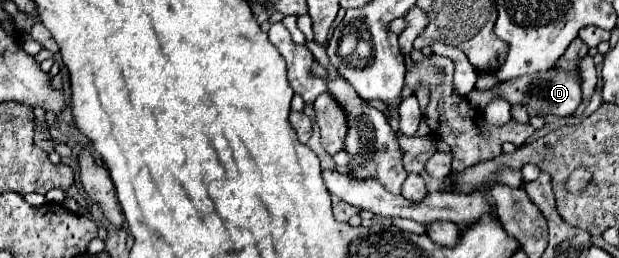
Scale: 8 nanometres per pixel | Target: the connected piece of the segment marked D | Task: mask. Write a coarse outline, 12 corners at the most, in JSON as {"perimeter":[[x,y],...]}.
{"perimeter":[[560,70],[520,76],[494,90],[472,90],[484,106],[502,96],[530,112],[572,116],[582,102],[580,76]]}

